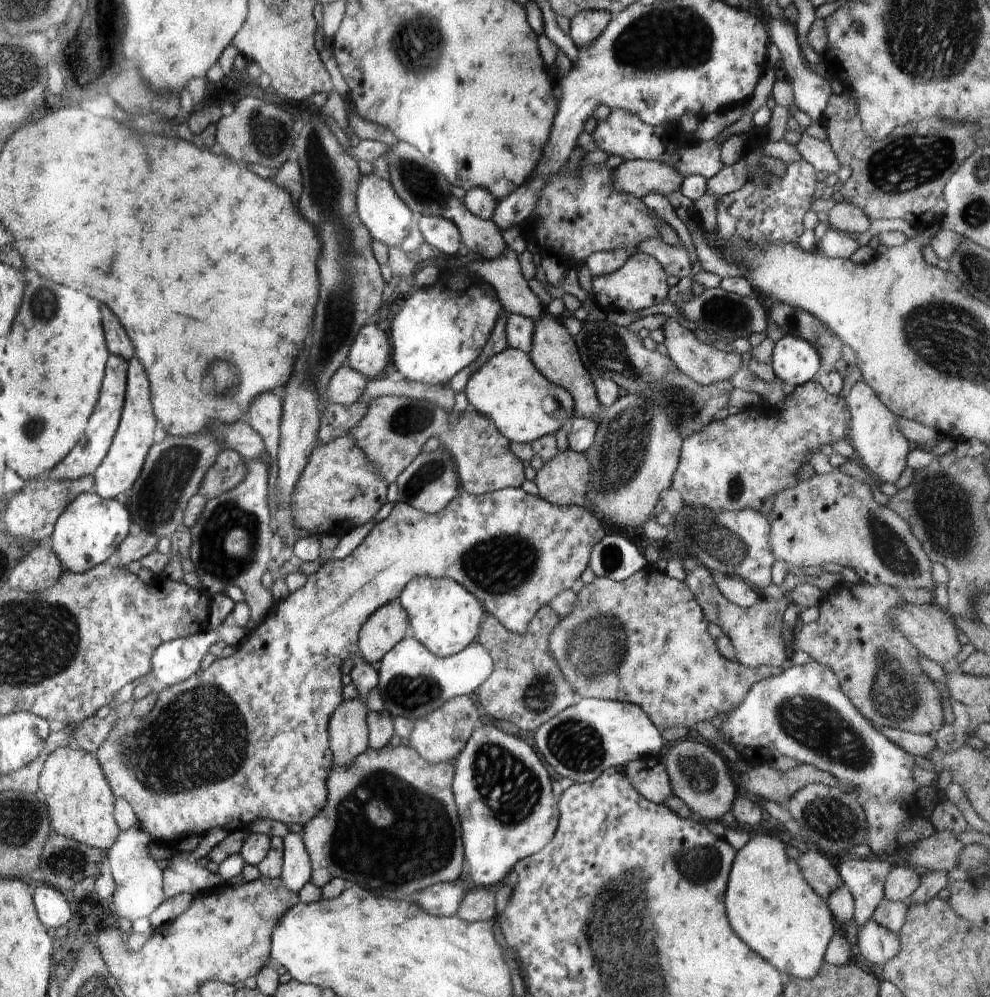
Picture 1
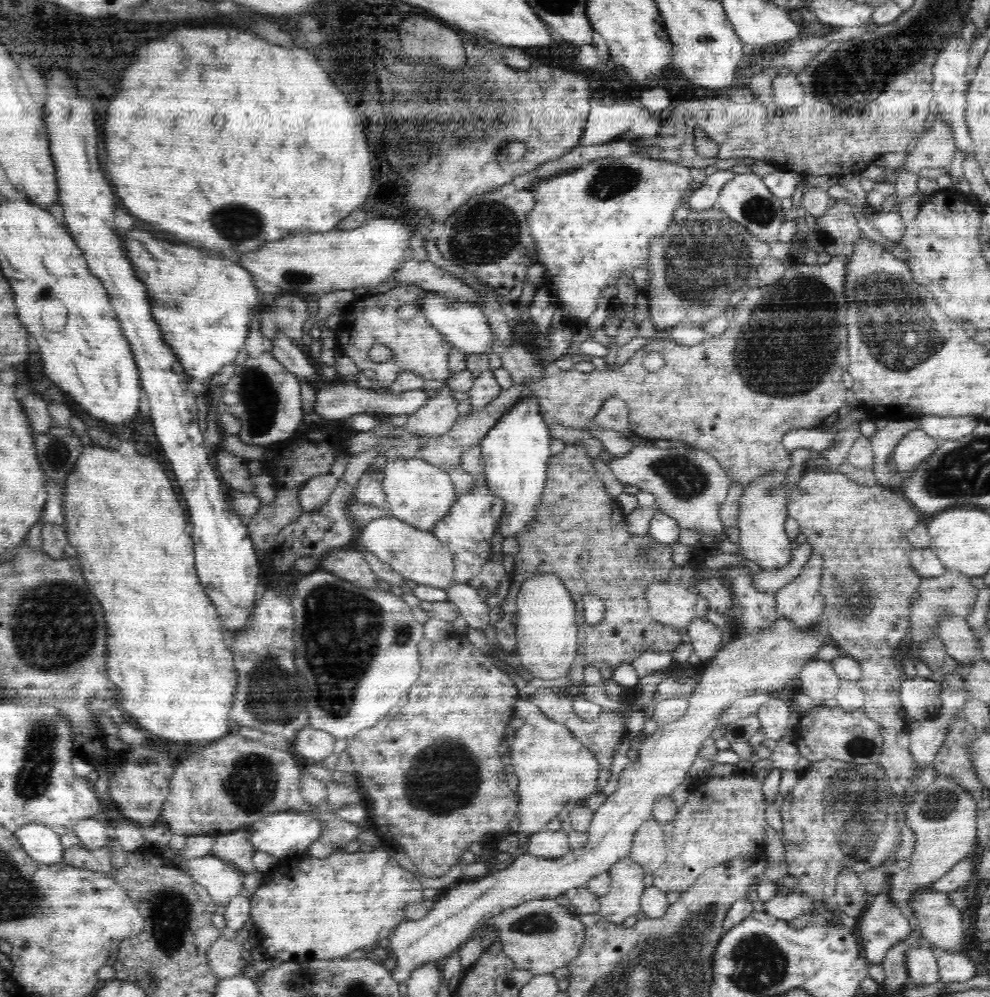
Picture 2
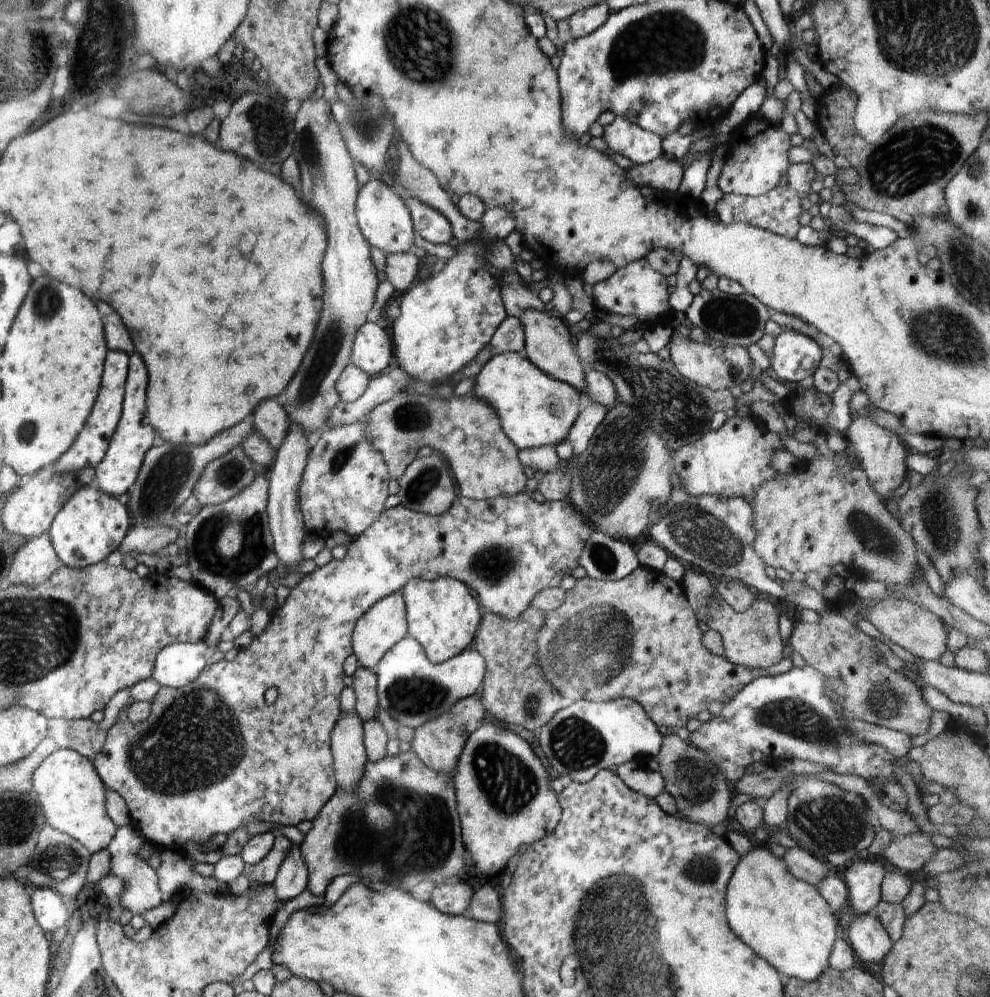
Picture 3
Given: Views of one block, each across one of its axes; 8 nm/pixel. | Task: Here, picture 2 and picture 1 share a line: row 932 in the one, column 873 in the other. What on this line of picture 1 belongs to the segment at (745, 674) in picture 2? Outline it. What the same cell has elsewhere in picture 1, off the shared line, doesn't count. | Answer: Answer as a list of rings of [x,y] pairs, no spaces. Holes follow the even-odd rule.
[[[863,381],[855,383],[847,397],[851,412],[848,440],[858,452],[860,465],[871,474],[877,483],[898,480],[906,467],[906,456],[910,452],[910,441],[897,427],[897,416],[878,398],[878,395]]]

